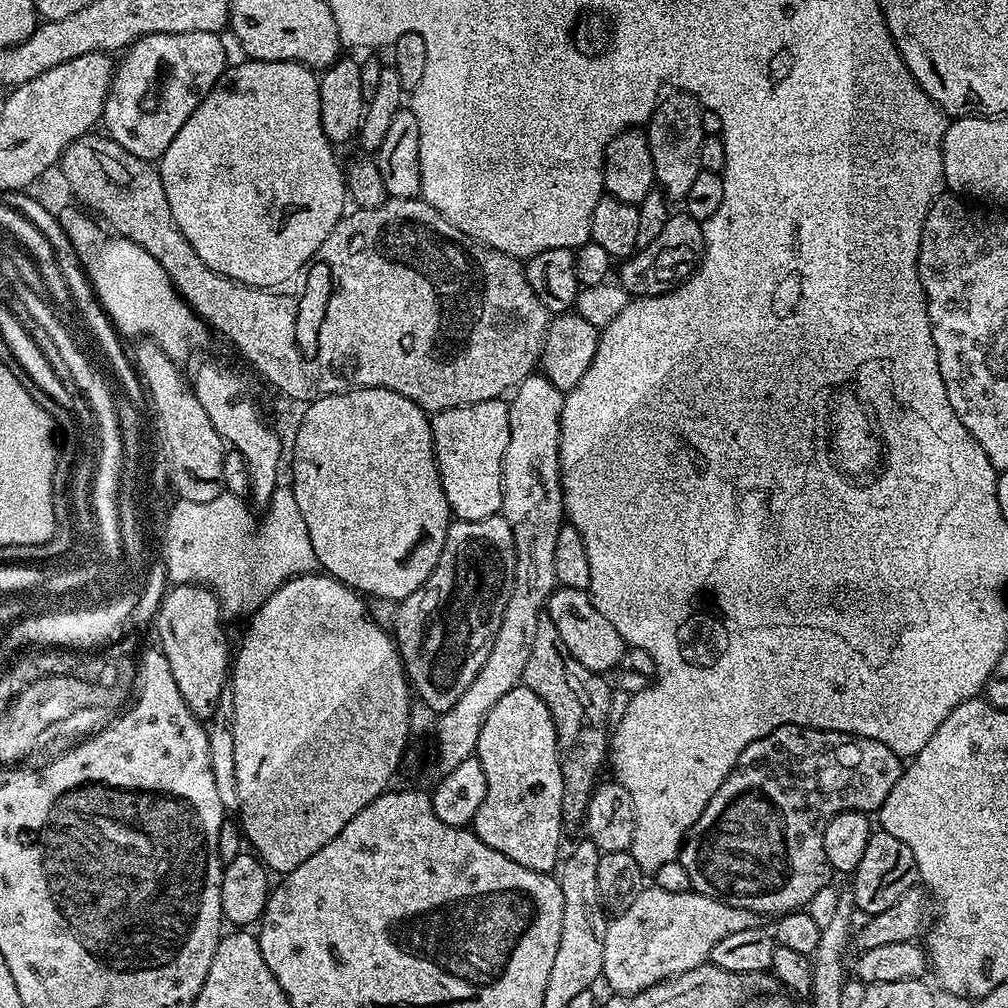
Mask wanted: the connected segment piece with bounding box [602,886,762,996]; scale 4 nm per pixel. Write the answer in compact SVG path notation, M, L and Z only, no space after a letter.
M655 886L645 887L643 892L630 902L630 910L619 913L609 919L605 938L605 960L602 980L612 987L613 993L629 996L638 994L638 990L646 990L658 982L671 976L682 974L686 970L694 970L694 966L708 960L710 950L726 934L739 934L747 928L759 928L762 924L761 913L751 912L742 906L730 906L721 900L703 896L691 890L682 894L670 894Z

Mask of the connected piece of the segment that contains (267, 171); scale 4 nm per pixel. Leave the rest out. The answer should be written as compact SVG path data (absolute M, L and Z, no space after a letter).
M249 60L244 64L236 64L227 69L219 82L210 90L210 94L186 118L186 126L174 134L174 142L166 146L166 154L162 154L158 161L162 186L166 190L166 202L170 202L170 214L174 214L174 222L178 222L178 230L194 246L198 258L210 266L218 274L231 280L248 284L252 288L279 289L292 279L292 275L302 267L310 257L316 253L318 246L326 242L330 230L340 217L345 215L346 204L346 172L336 161L334 146L326 138L322 130L322 114L320 113L320 82L317 73L307 68L305 64L295 64L289 60Z

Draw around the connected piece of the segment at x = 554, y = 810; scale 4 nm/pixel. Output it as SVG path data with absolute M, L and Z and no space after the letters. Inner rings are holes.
M517 686L506 694L502 694L502 698L498 698L498 702L494 702L490 714L486 714L486 718L482 722L482 734L478 734L475 757L479 760L482 770L486 770L486 798L482 798L482 806L478 806L478 814L474 821L476 836L482 842L486 842L486 846L498 850L498 854L506 854L506 858L518 862L518 866L526 866L526 870L551 873L557 867L562 856L560 832L562 833L564 828L564 819L562 818L562 794L564 791L562 790L562 774L560 773L560 753L556 751L556 727L546 702L542 702L542 698L538 698L538 694L534 694L534 690L523 686Z

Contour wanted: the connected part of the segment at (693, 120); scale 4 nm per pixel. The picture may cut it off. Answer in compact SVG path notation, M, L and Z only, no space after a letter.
M669 91L665 100L661 99L646 125L646 135L650 154L654 158L656 184L666 197L683 198L686 190L701 172L698 153L702 151L704 131L702 130L702 106L688 92Z

